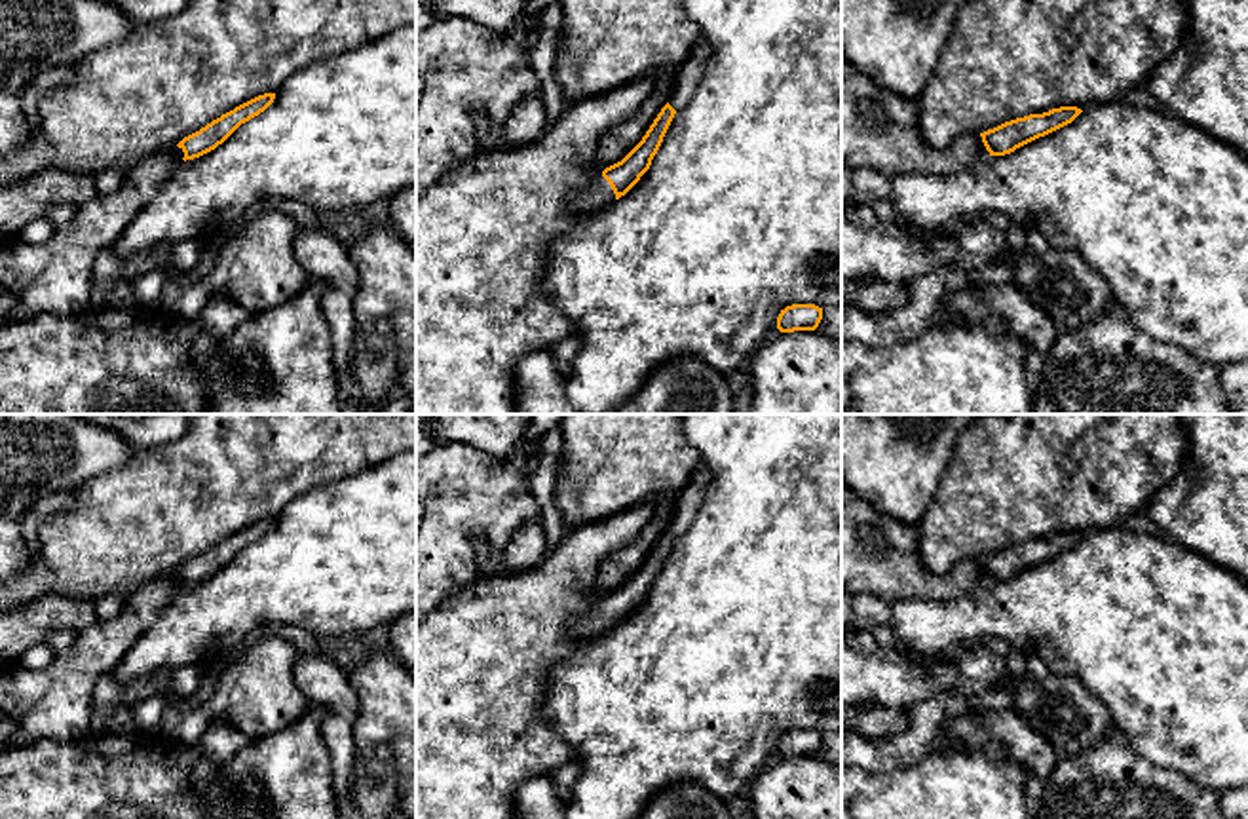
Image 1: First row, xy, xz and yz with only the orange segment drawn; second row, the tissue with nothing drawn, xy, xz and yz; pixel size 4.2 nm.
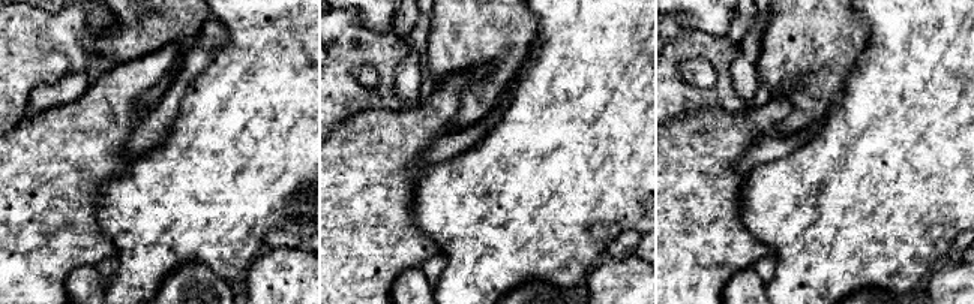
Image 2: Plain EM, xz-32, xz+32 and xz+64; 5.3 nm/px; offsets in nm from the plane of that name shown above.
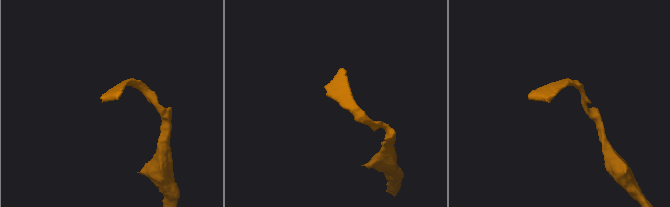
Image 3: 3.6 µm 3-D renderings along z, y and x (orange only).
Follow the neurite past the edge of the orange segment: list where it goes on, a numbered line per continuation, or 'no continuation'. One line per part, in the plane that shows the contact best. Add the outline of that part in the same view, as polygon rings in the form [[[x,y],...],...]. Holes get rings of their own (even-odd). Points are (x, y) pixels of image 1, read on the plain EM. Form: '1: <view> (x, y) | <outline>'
1: xz (599, 618) | [[[598,600],[589,612],[579,618],[574,618],[568,635],[577,638],[591,638],[602,635],[615,625],[615,619],[610,608]]]

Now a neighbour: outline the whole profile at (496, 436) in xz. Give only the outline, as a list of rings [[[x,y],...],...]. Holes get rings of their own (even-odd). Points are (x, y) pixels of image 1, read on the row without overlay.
[[[425,414],[437,445],[463,443],[490,462],[517,452],[530,414]]]

